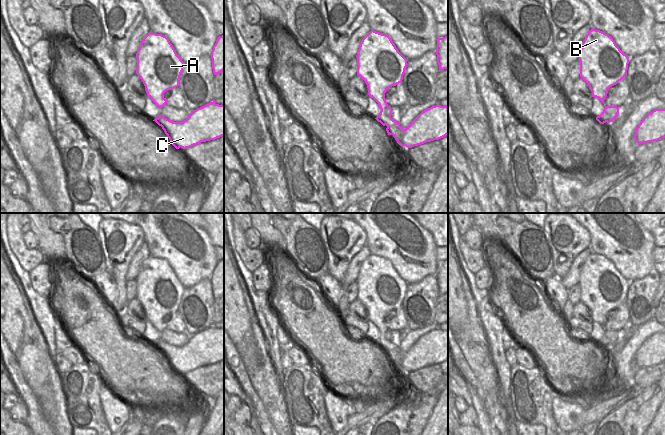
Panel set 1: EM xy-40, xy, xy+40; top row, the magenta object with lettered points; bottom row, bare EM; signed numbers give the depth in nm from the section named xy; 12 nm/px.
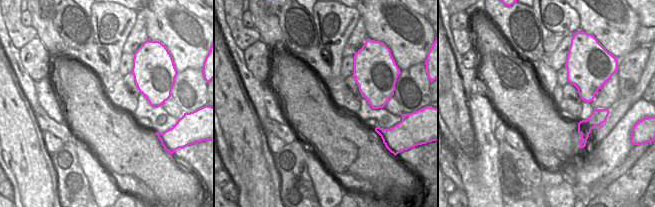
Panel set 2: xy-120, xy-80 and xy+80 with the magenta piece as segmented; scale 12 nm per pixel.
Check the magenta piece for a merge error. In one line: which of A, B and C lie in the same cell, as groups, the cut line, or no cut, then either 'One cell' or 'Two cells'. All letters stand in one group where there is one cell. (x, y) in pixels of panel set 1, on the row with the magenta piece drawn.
Groups: A B / C. Split along xy (388, 106), (381, 109). Two cells

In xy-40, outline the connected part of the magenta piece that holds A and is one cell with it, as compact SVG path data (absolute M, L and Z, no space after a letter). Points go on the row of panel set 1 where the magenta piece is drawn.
M151 31L143 38L136 53L136 74L145 86L147 96L160 108L166 105L167 100L164 93L179 86L179 79L185 63L177 55L169 39Z

